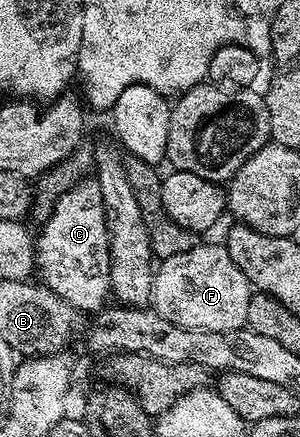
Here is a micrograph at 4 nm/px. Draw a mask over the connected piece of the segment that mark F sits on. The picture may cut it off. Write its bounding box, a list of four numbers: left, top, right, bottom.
[150,243,253,333]

